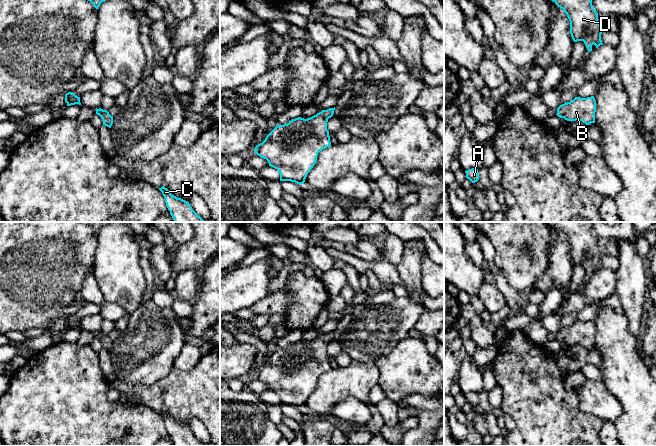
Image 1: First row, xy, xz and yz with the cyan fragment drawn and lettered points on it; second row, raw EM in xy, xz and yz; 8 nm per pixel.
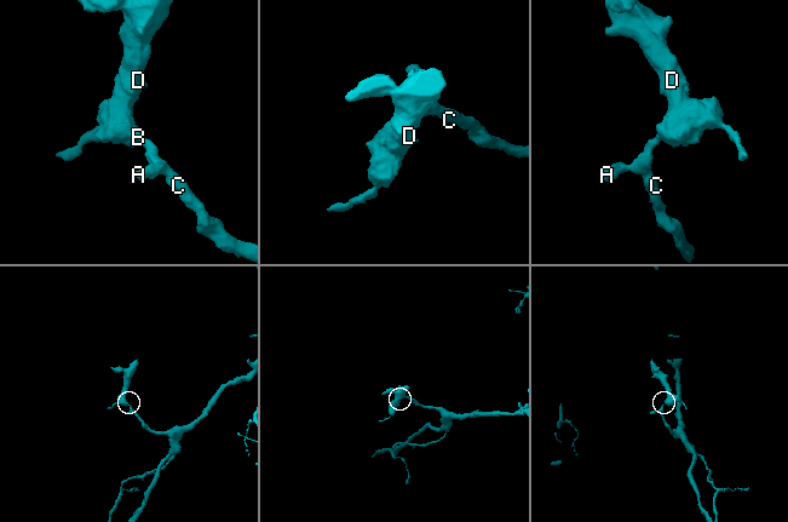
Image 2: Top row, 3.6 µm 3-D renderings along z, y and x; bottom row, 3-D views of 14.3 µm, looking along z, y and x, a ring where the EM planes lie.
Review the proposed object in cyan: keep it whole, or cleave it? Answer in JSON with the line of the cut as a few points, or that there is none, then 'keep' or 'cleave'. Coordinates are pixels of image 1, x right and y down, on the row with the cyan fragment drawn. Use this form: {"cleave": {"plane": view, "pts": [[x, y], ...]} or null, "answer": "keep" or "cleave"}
{"cleave": null, "answer": "keep"}

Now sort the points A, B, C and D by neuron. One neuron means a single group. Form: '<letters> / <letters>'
A B C D

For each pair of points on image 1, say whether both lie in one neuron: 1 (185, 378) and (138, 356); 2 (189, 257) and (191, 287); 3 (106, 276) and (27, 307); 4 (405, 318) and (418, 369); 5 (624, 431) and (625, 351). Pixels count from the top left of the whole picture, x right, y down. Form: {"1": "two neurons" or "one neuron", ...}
{"1": "two neurons", "2": "two neurons", "3": "two neurons", "4": "two neurons", "5": "one neuron"}

